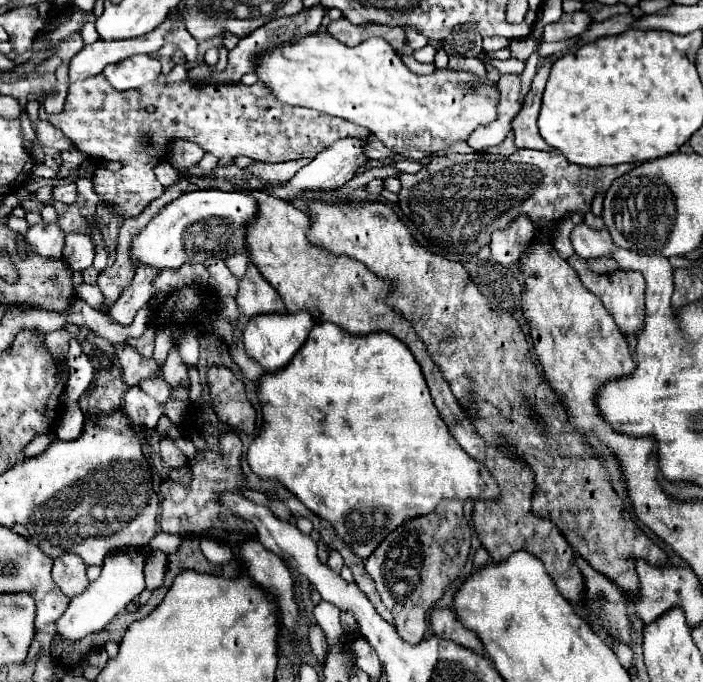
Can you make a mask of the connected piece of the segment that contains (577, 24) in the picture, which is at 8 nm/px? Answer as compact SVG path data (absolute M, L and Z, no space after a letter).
M584 10L570 12L570 14L564 12L558 22L544 26L544 40L546 42L560 42L560 40L576 38L582 32L586 32L590 24L592 24L592 16Z

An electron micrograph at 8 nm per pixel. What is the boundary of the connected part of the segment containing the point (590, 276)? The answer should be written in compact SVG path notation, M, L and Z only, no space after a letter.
M576 254L568 260L568 264L574 270L578 270L578 274L582 276L582 284L606 304L606 310L612 314L612 318L618 324L618 328L620 328L622 334L638 332L644 326L644 292L646 292L646 280L644 280L644 276L640 272L616 270L612 274L594 274L588 268L586 260L580 258L580 256L576 256Z

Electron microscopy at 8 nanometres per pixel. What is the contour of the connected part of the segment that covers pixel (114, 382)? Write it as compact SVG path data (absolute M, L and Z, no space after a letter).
M112 366L110 370L102 368L100 372L96 372L94 384L96 390L90 396L80 396L80 406L84 414L100 416L106 414L102 406L120 406L126 392L126 384L122 382L122 374L116 366Z

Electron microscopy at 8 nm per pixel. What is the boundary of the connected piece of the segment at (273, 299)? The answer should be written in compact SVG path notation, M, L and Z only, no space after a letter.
M254 264L248 266L244 278L240 280L236 304L238 304L240 318L244 320L250 320L258 314L286 312L280 294L262 278L262 274Z

